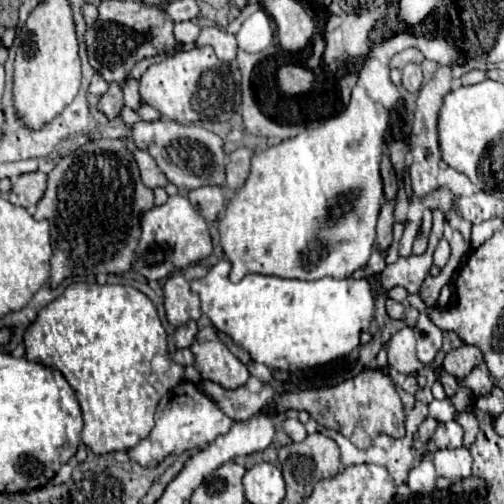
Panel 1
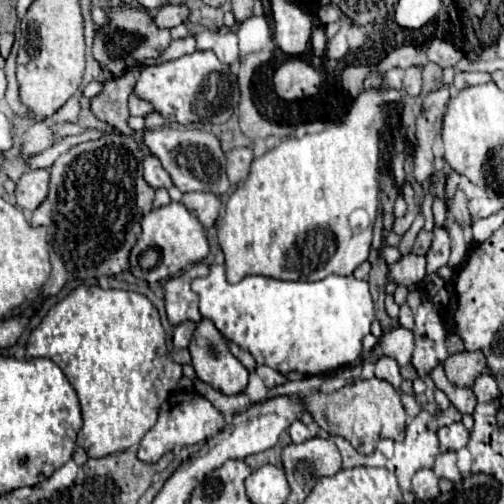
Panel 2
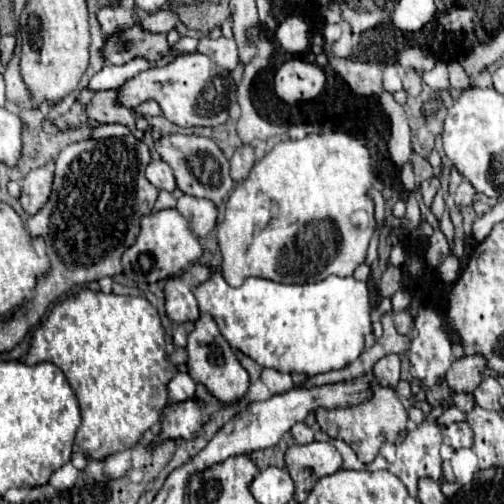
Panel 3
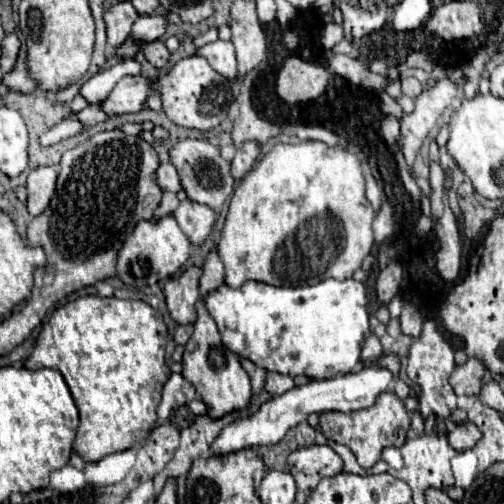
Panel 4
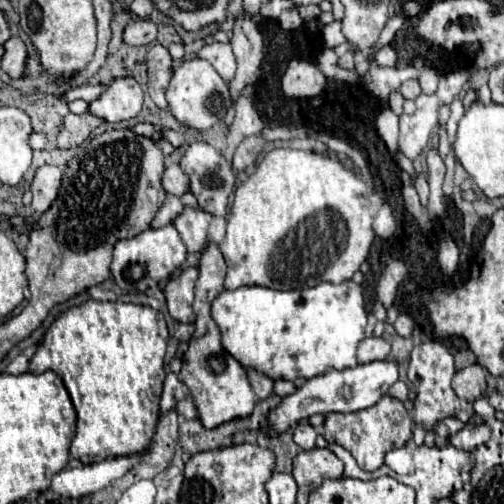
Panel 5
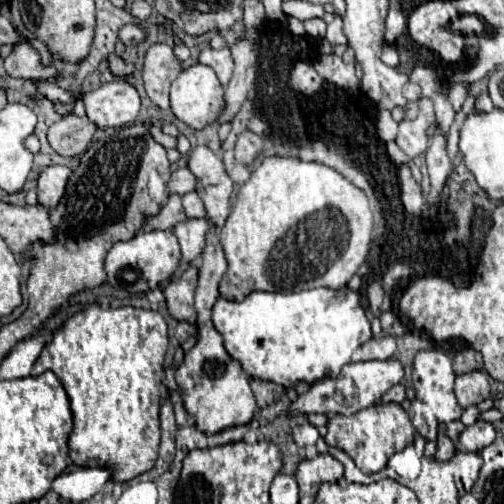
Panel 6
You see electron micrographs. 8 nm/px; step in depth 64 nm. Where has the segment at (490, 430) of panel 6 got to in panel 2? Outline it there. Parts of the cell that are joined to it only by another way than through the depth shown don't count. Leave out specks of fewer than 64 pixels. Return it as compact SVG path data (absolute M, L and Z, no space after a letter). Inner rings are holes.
M452 422L450 426L442 426L436 430L438 434L438 442L440 446L448 448L448 450L460 450L468 444L468 430L462 426L462 422Z

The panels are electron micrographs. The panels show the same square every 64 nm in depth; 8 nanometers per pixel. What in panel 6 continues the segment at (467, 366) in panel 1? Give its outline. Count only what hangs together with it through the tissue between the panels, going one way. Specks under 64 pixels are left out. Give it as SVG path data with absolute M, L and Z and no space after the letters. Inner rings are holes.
M472 370L472 372L456 376L454 392L456 392L458 404L462 408L468 408L472 404L478 404L478 402L486 400L490 396L486 374L482 370Z

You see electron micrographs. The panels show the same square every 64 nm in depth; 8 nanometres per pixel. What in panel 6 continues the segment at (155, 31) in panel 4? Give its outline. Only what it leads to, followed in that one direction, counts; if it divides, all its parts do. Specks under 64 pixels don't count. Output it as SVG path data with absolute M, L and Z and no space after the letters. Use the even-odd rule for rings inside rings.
M126 24L126 26L120 28L118 38L120 38L120 42L124 46L136 46L136 44L140 44L140 42L144 42L148 38L148 32L144 28L136 26L136 24Z

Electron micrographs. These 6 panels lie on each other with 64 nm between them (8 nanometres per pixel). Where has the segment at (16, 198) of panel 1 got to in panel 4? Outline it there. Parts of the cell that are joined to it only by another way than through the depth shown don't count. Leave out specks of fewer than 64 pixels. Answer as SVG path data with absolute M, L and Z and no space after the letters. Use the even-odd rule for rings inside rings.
M42 166L28 174L26 208L32 216L42 214L44 208L48 206L48 200L52 198L54 190L56 190L56 178L58 178L56 166Z

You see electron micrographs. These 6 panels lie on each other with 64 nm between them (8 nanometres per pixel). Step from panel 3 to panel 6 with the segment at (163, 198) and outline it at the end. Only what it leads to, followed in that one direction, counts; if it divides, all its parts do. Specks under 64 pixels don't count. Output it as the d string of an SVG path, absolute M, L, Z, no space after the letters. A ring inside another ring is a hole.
M170 194L168 202L160 208L160 212L146 220L144 230L146 232L150 232L150 230L172 230L182 220L186 220L186 214L182 208L182 198L178 194Z

